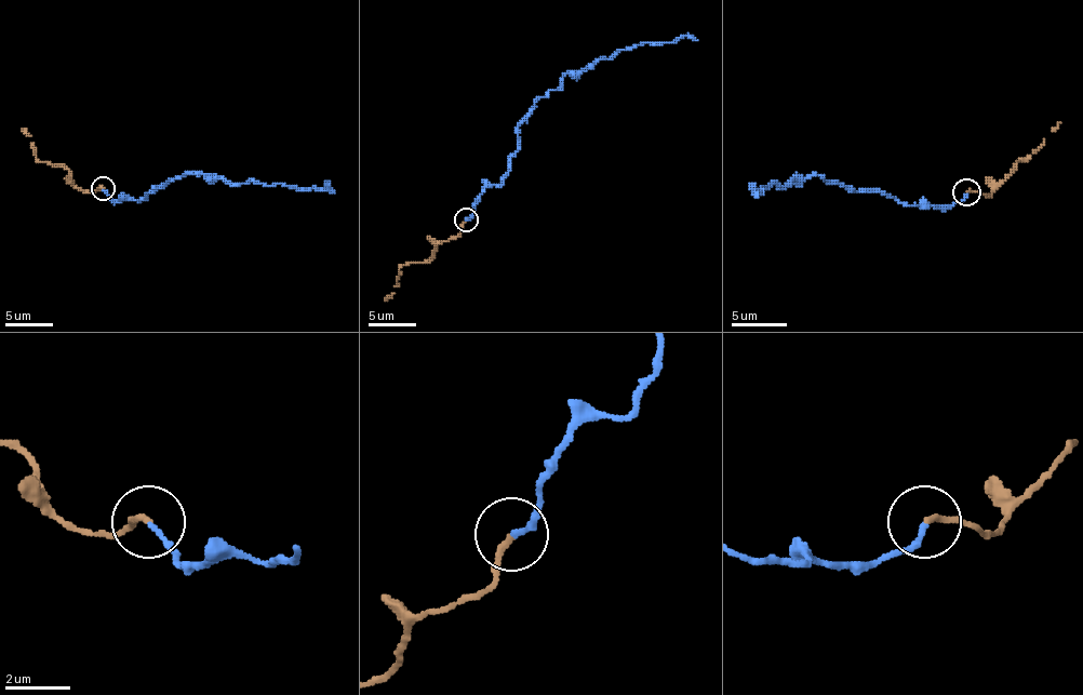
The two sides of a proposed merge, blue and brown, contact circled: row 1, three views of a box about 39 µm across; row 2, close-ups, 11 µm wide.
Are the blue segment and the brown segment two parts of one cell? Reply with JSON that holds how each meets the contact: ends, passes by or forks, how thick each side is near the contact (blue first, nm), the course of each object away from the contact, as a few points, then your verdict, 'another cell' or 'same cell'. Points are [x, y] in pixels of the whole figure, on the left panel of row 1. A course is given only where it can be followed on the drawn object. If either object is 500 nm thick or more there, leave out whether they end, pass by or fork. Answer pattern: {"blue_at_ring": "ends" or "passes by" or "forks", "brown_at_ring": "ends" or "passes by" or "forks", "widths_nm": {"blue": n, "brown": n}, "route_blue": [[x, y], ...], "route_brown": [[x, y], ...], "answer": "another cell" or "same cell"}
{"blue_at_ring": "ends", "brown_at_ring": "ends", "widths_nm": {"blue": 150, "brown": 200}, "route_blue": [[102, 188], [111, 200], [145, 200], [155, 188], [185, 174], [201, 174], [232, 183], [334, 192]], "route_brown": [[102, 188], [85, 192], [74, 183], [67, 169], [38, 162], [31, 136], [22, 129]], "answer": "same cell"}

